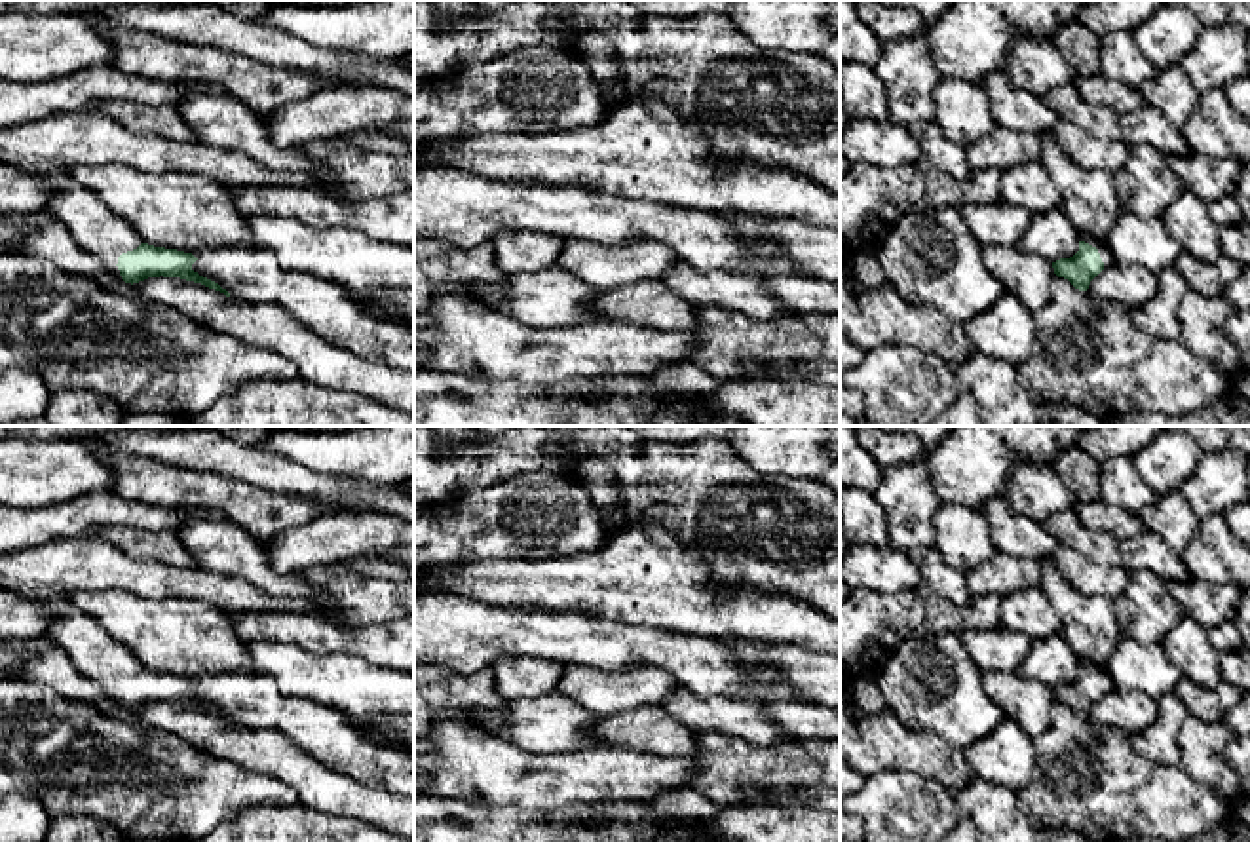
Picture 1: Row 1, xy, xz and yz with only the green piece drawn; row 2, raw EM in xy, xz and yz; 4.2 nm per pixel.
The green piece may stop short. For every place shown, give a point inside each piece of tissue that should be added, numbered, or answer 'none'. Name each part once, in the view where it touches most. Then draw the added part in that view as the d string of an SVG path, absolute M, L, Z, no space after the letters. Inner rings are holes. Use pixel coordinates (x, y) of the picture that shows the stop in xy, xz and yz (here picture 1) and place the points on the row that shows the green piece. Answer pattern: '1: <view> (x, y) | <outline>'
1: yz (1104, 249) | M1079 234L1079 236L1081 236L1081 241L1085 241L1085 243L1089 243L1089 245L1092 245L1092 247L1096 247L1096 249L1098 249L1100 258L1102 258L1102 262L1104 262L1104 268L1108 268L1108 266L1115 264L1115 258L1113 258L1113 255L1111 255L1109 245L1100 243L1100 241L1096 241L1094 238L1085 236L1085 234Z

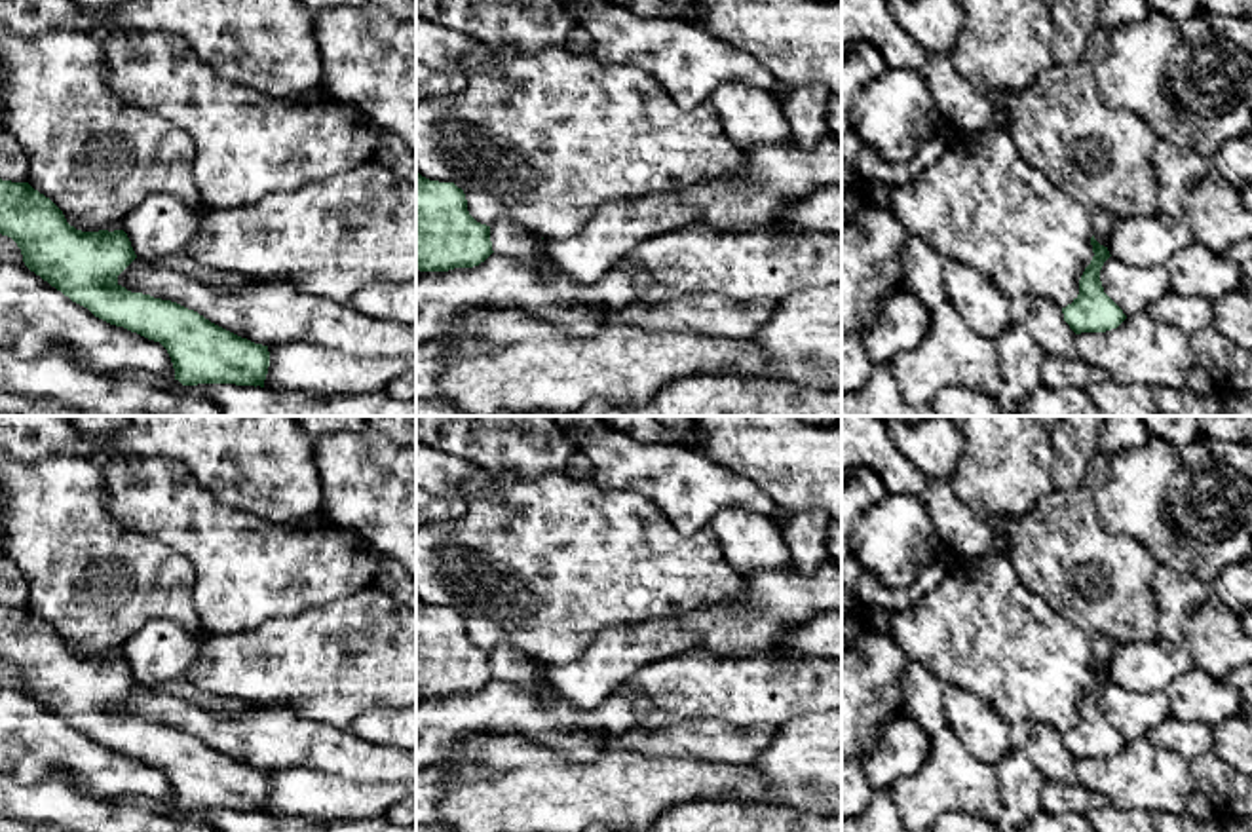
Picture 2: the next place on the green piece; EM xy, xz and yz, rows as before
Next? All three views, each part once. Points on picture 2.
none

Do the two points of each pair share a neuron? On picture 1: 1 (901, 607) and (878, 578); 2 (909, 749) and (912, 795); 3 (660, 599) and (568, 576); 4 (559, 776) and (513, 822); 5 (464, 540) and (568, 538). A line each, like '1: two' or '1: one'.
1: two
2: two
3: one
4: two
5: one

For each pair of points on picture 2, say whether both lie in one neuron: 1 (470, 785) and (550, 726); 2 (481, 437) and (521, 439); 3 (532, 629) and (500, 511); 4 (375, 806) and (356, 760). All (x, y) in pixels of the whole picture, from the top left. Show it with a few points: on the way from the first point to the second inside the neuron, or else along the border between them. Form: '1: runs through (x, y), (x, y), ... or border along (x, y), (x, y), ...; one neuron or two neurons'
1: border along (485, 734), (517, 734), (553, 747), (569, 760); two neurons
2: runs through (491, 437), (512, 437); one neuron
3: runs through (531, 601), (521, 587), (521, 540); one neuron
4: border along (322, 772), (342, 775), (350, 781), (396, 783); two neurons

